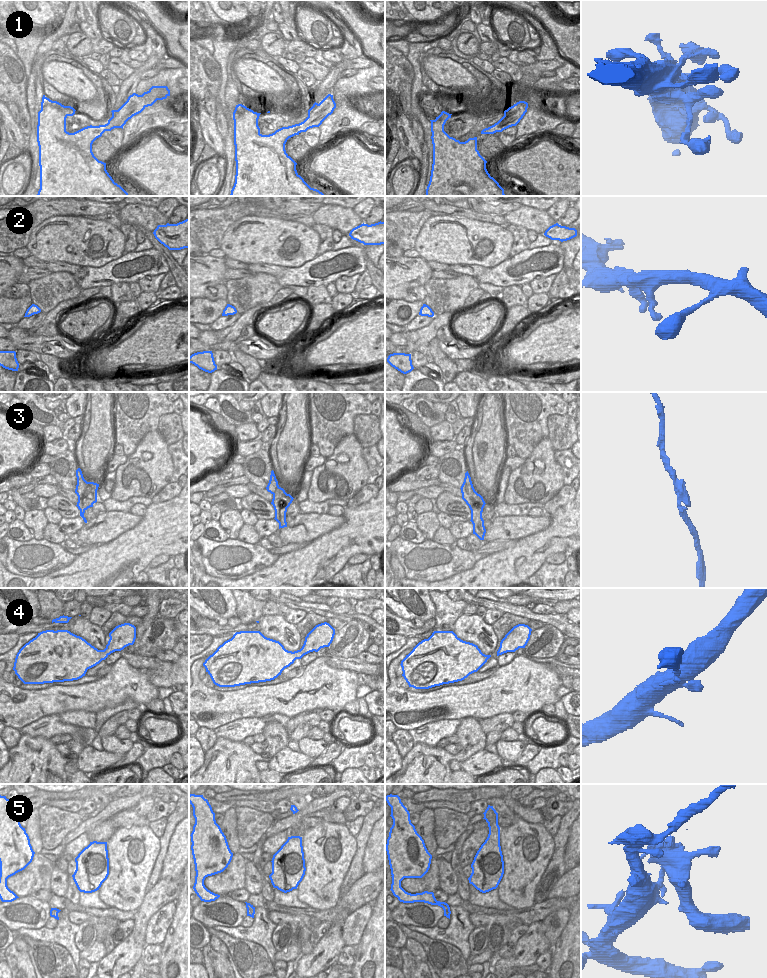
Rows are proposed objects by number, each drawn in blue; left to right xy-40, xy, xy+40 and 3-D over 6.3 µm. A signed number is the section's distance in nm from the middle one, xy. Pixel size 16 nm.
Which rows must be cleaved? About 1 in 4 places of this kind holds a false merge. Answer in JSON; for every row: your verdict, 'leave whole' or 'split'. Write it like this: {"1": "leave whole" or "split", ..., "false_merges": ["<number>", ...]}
{"1": "leave whole", "2": "leave whole", "3": "leave whole", "4": "leave whole", "5": "split", "false_merges": ["5"]}

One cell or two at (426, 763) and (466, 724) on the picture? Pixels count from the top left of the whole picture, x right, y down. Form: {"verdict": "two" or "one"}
{"verdict": "one"}

